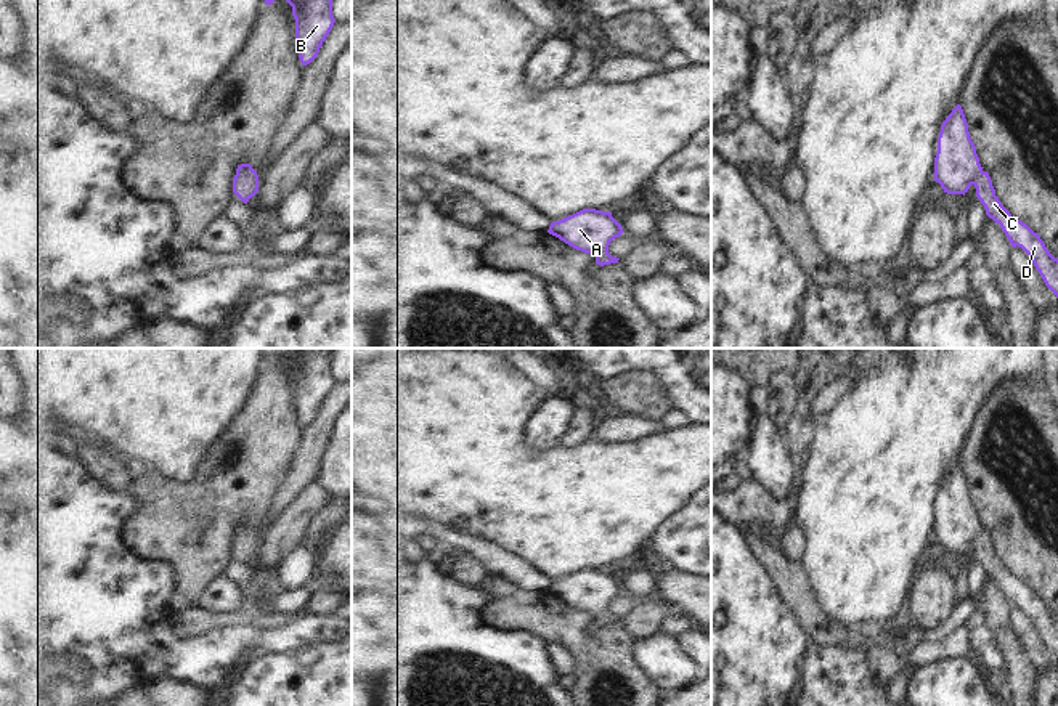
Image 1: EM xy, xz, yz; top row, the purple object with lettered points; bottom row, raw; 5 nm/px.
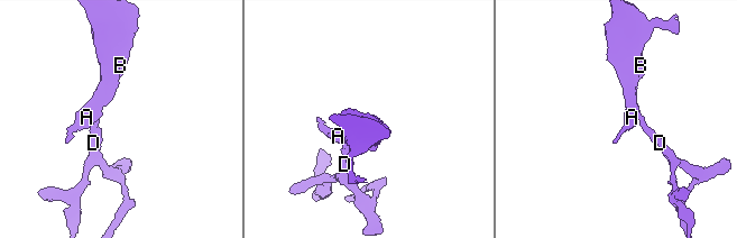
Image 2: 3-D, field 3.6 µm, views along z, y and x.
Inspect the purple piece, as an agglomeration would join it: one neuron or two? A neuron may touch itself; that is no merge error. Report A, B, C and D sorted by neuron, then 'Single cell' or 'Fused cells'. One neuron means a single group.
Groups: A B C D. Single cell

